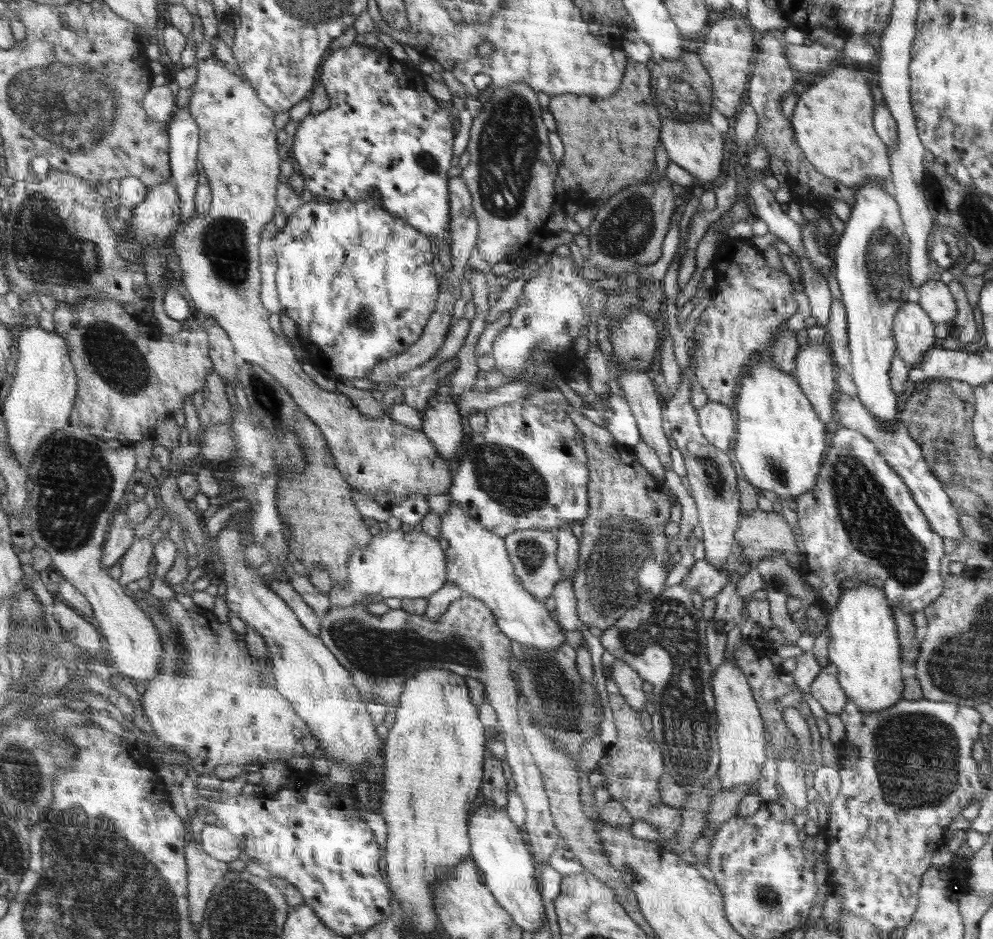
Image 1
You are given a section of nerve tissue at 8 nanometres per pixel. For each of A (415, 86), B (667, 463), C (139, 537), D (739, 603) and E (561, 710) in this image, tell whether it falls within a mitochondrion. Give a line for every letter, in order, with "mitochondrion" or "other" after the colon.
A: other
B: other
C: other
D: other
E: mitochondrion

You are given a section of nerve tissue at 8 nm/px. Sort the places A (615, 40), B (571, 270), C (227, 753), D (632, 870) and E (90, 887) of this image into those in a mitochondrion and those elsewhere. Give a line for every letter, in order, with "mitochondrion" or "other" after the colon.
A: other
B: other
C: other
D: mitochondrion
E: mitochondrion

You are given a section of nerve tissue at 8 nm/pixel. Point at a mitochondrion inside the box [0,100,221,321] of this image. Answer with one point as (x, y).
(35, 210)

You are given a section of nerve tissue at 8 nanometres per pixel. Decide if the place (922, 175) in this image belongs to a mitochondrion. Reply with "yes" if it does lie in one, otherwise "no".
no

